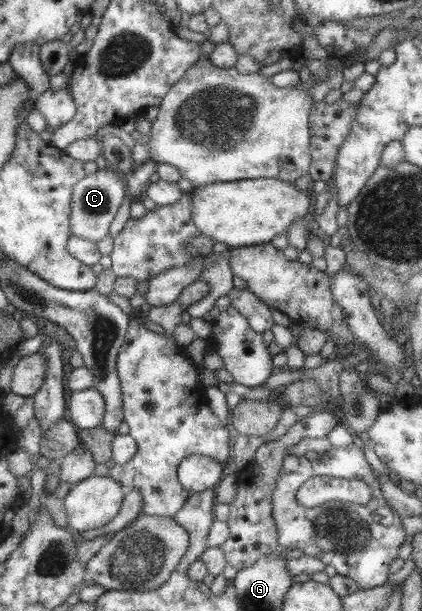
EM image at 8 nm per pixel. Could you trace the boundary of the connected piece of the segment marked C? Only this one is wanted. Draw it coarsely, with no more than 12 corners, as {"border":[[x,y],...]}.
{"border":[[97,169],[71,193],[71,236],[97,243],[121,200],[120,173]]}

